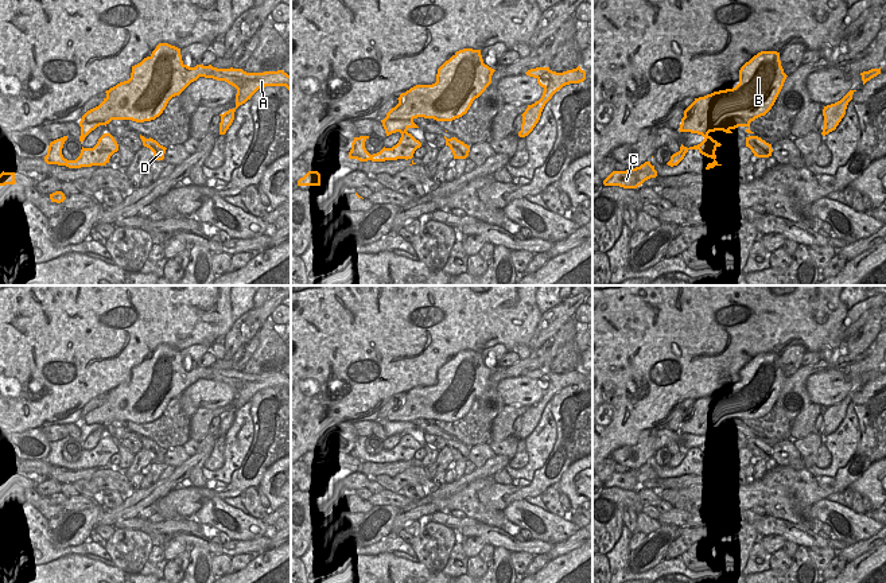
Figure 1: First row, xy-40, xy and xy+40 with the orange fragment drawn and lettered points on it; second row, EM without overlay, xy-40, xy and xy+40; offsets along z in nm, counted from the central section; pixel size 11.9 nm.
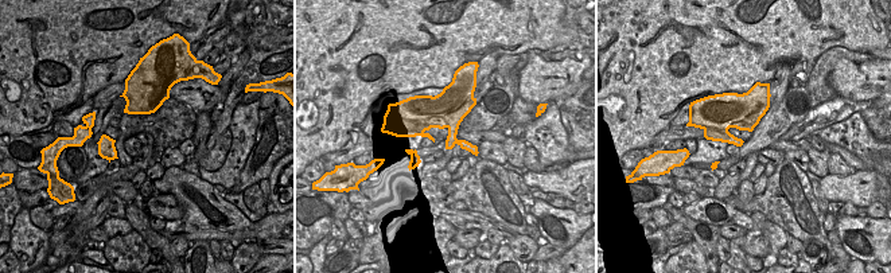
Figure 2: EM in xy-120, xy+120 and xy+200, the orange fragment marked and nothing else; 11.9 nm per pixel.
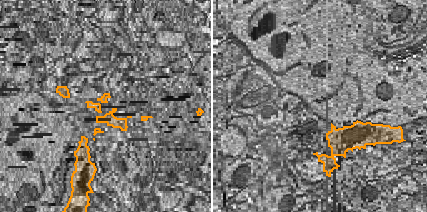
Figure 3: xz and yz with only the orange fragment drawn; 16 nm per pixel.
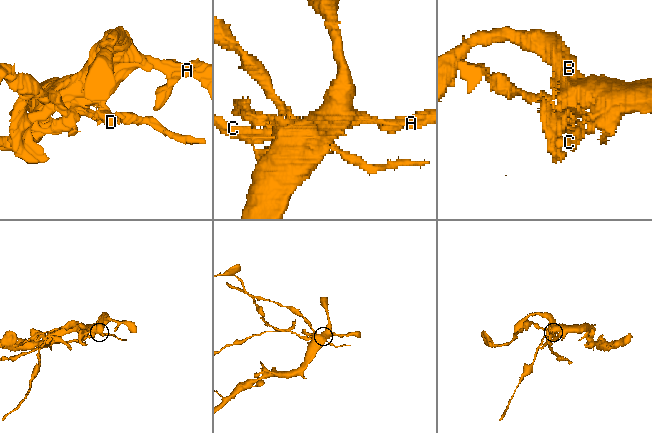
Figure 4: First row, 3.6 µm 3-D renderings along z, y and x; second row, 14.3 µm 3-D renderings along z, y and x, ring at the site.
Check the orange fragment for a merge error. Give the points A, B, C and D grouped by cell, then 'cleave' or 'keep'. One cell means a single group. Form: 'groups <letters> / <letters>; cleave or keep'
groups A B D / C; cleave

